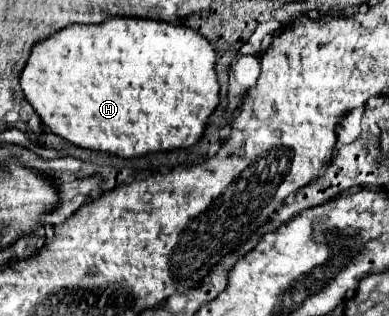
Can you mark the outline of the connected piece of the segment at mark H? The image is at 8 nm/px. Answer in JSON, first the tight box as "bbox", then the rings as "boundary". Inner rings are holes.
{"bbox":[21,16,219,158],"boundary":[[[113,16],[107,18],[101,24],[69,24],[63,30],[55,32],[53,36],[37,42],[31,50],[31,56],[21,72],[21,88],[27,98],[27,102],[35,108],[39,118],[51,128],[53,134],[69,140],[75,146],[89,148],[89,150],[101,150],[101,152],[111,152],[123,158],[133,158],[133,156],[143,156],[147,152],[165,152],[165,150],[175,150],[175,148],[189,148],[199,138],[203,136],[207,118],[219,104],[219,84],[215,76],[215,50],[211,44],[195,30],[187,26],[177,26],[169,24],[163,20],[151,20],[151,18],[129,18],[129,16]]]}

